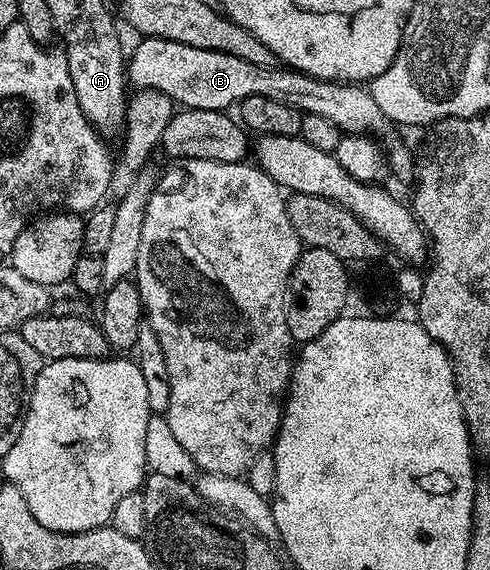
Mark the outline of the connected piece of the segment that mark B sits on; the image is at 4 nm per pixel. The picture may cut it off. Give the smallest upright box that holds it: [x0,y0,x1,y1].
[128,37,388,136]

